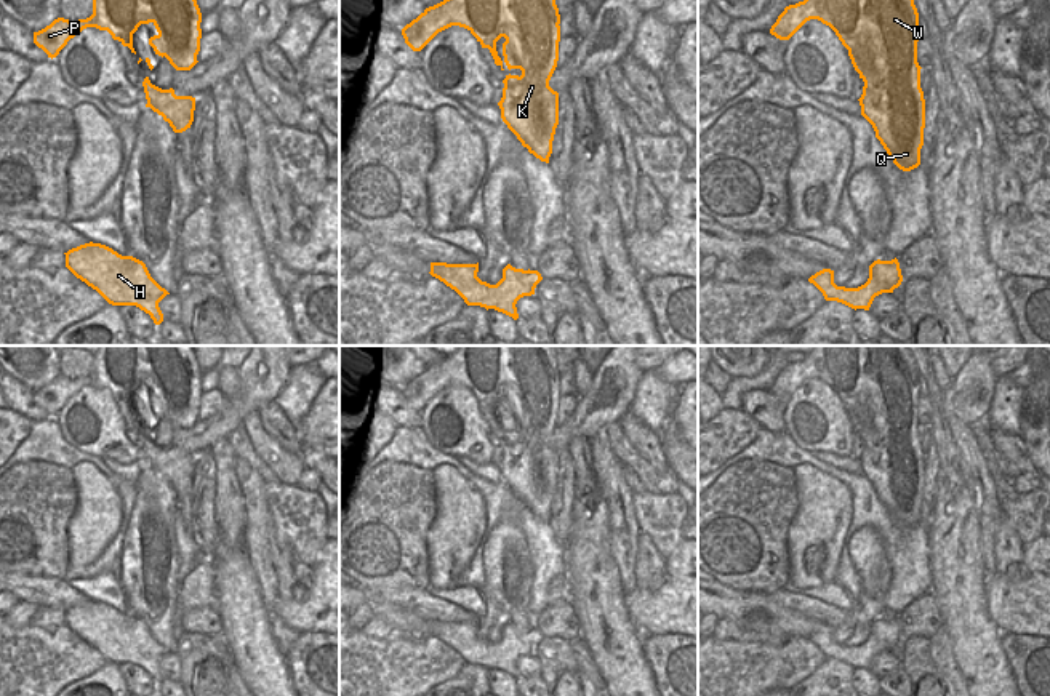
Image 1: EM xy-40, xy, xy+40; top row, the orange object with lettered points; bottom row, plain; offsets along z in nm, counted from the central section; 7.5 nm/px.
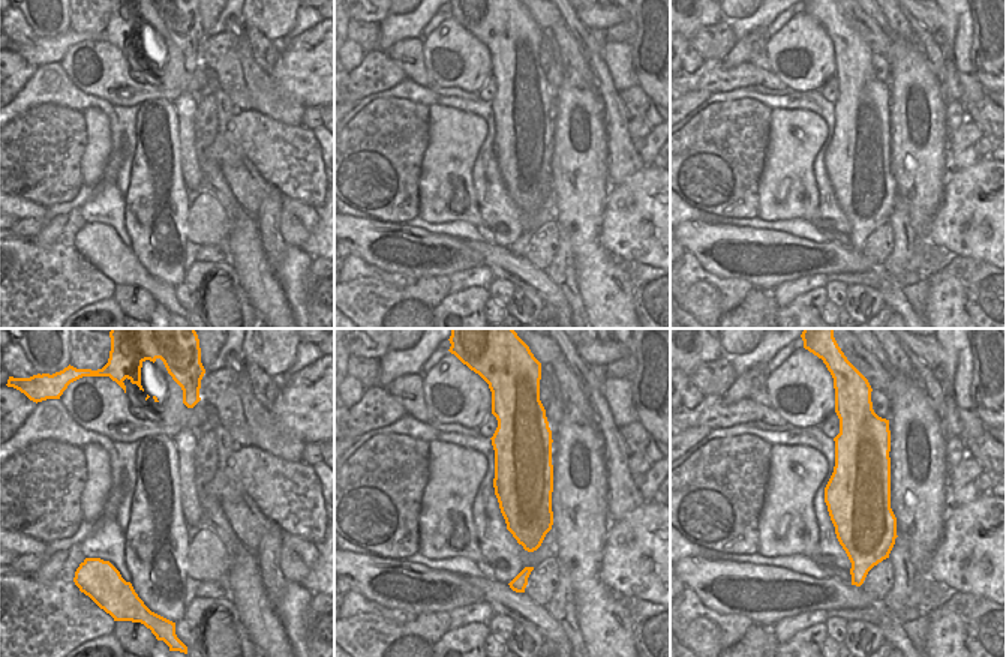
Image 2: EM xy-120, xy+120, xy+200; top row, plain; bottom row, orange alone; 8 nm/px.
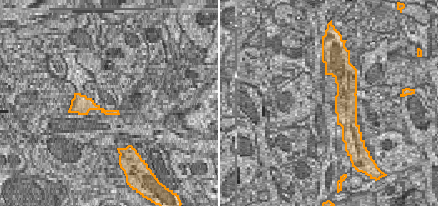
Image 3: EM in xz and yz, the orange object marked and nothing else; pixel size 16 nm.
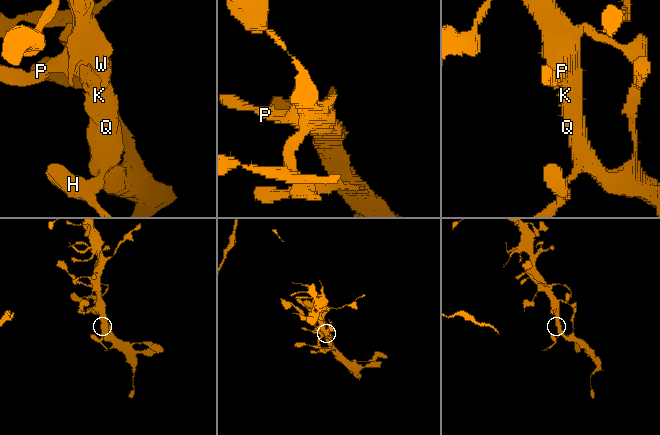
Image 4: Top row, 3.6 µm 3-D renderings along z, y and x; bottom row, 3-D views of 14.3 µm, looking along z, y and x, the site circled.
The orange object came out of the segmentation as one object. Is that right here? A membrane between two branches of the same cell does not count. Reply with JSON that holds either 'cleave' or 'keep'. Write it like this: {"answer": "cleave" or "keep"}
{"answer": "keep"}

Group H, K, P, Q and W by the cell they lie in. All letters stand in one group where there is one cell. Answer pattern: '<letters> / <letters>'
H K P Q W

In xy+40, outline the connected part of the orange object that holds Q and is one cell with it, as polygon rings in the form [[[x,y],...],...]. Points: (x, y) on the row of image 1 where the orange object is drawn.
[[[804,0],[786,6],[770,34],[789,40],[810,19],[829,26],[848,50],[864,82],[858,99],[861,115],[872,125],[888,157],[903,171],[917,168],[924,146],[925,99],[917,62],[919,13],[914,0]]]

